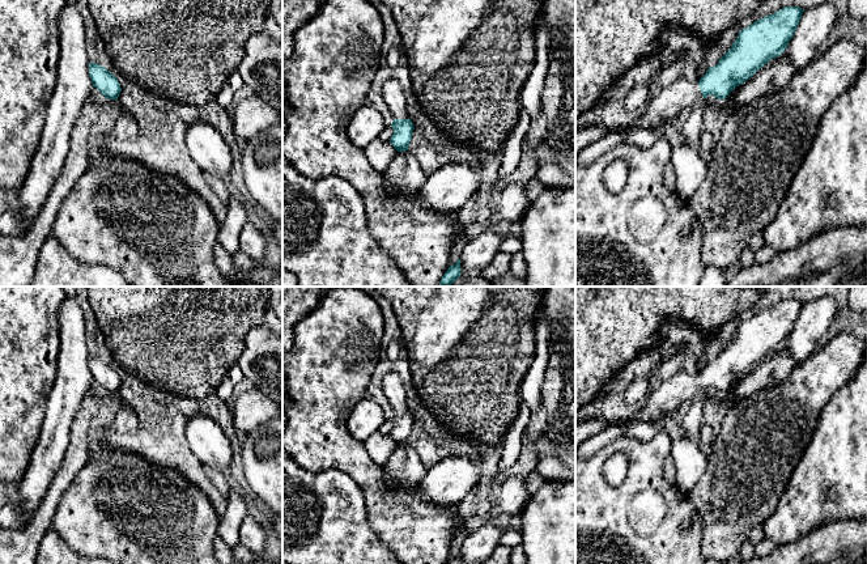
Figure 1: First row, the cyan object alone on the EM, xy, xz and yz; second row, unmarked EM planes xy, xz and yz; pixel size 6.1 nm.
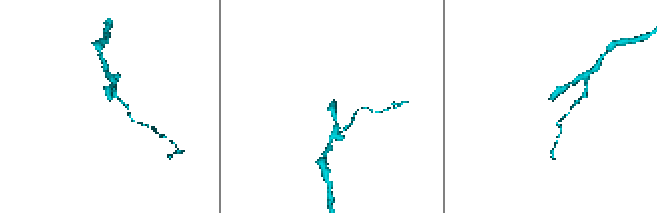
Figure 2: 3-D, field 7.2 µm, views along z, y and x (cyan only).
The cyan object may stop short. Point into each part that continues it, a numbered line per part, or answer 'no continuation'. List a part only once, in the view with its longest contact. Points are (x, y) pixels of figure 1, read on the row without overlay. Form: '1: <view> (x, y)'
1: xz (392, 386)

